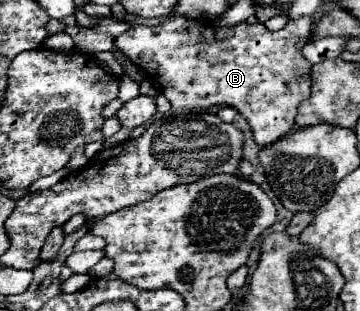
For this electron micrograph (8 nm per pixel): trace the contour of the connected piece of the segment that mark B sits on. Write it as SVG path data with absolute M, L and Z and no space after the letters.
M304 16L298 20L290 20L286 28L272 32L264 28L264 24L236 24L236 26L210 26L198 20L186 18L170 18L160 26L150 28L130 28L114 42L116 46L134 62L138 64L156 84L160 86L162 94L170 100L172 108L210 108L212 104L226 104L234 106L252 126L254 140L260 146L270 146L290 134L294 126L296 108L302 100L310 96L310 62L302 56L304 44L310 40L312 18Z

